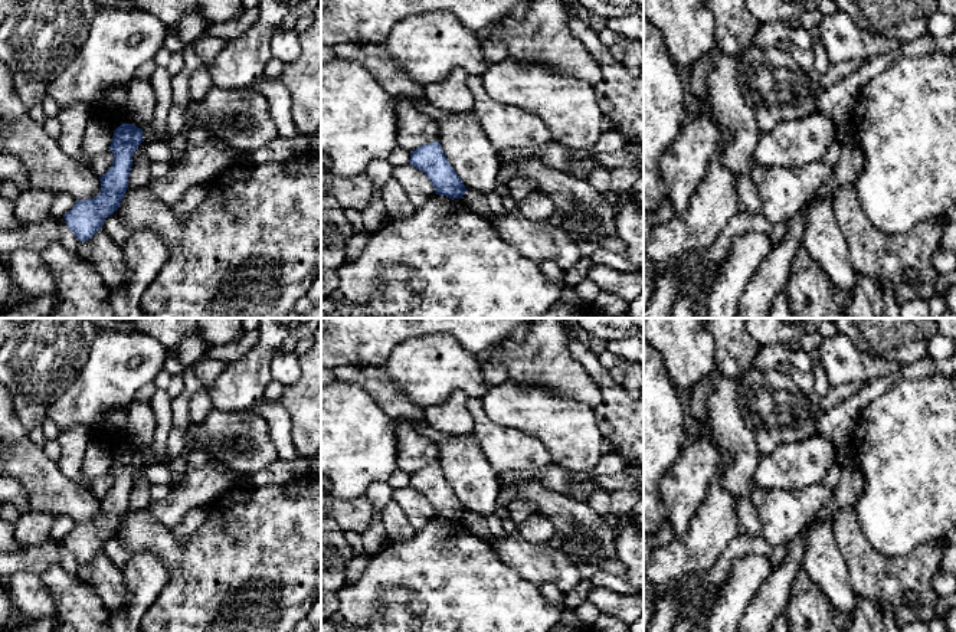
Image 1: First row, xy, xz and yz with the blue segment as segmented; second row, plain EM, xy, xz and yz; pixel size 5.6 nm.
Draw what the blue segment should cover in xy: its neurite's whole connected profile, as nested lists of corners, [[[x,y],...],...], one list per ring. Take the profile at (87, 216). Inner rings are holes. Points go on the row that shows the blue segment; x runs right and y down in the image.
[[[121,124],[114,131],[109,145],[114,161],[99,177],[101,193],[92,199],[76,200],[63,216],[79,242],[91,239],[104,226],[104,220],[118,210],[128,187],[134,151],[143,141],[143,130],[132,124]]]

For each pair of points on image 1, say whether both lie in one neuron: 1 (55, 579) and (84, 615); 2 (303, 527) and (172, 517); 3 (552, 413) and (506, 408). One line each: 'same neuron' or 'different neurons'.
1: same neuron
2: different neurons
3: same neuron

